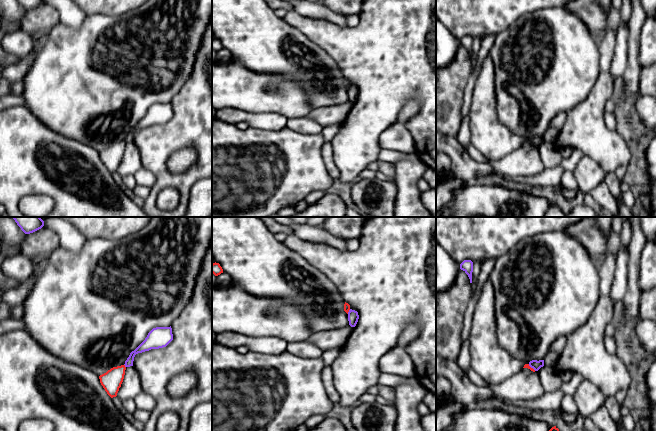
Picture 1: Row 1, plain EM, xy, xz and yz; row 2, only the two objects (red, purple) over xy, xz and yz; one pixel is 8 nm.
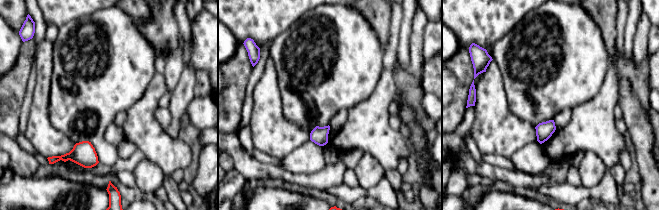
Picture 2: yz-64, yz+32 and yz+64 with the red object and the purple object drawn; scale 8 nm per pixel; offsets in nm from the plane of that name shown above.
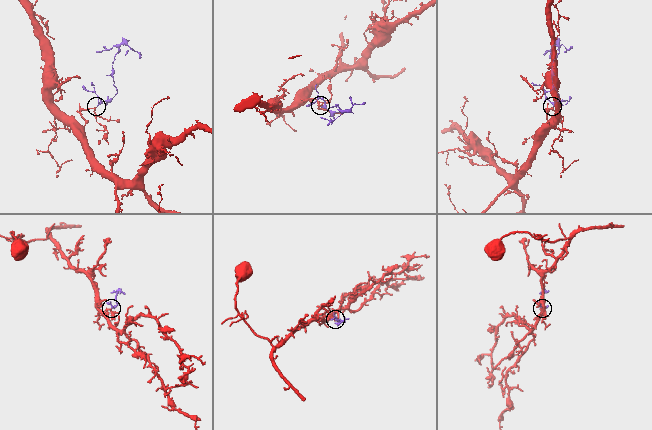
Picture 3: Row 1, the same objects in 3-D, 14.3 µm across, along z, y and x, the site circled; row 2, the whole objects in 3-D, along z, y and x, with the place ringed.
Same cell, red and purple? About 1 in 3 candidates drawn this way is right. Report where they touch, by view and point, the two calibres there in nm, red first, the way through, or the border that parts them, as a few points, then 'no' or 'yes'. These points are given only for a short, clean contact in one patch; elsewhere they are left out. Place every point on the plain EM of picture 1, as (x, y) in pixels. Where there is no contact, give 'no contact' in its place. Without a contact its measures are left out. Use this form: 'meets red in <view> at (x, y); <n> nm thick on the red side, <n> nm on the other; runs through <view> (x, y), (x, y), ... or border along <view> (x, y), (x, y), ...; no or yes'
meets red in xy at (124, 142); 160 nm thick on the red side, 90 nm on the other; border along xy (124, 140), (125, 143); no

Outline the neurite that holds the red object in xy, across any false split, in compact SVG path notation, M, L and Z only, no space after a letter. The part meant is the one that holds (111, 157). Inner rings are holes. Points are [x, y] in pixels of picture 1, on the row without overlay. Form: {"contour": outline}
{"contour": "M121 141L113 143L106 149L99 152L101 161L111 174L117 172L119 164L121 163L124 155L125 146L125 141Z"}

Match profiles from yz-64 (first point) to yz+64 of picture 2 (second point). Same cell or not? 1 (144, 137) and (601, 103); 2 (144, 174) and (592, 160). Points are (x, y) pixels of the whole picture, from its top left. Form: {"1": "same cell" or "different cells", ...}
{"1": "same cell", "2": "same cell"}

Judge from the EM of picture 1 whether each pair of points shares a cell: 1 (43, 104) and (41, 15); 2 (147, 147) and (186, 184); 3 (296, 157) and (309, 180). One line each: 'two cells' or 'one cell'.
1: two cells
2: one cell
3: one cell

